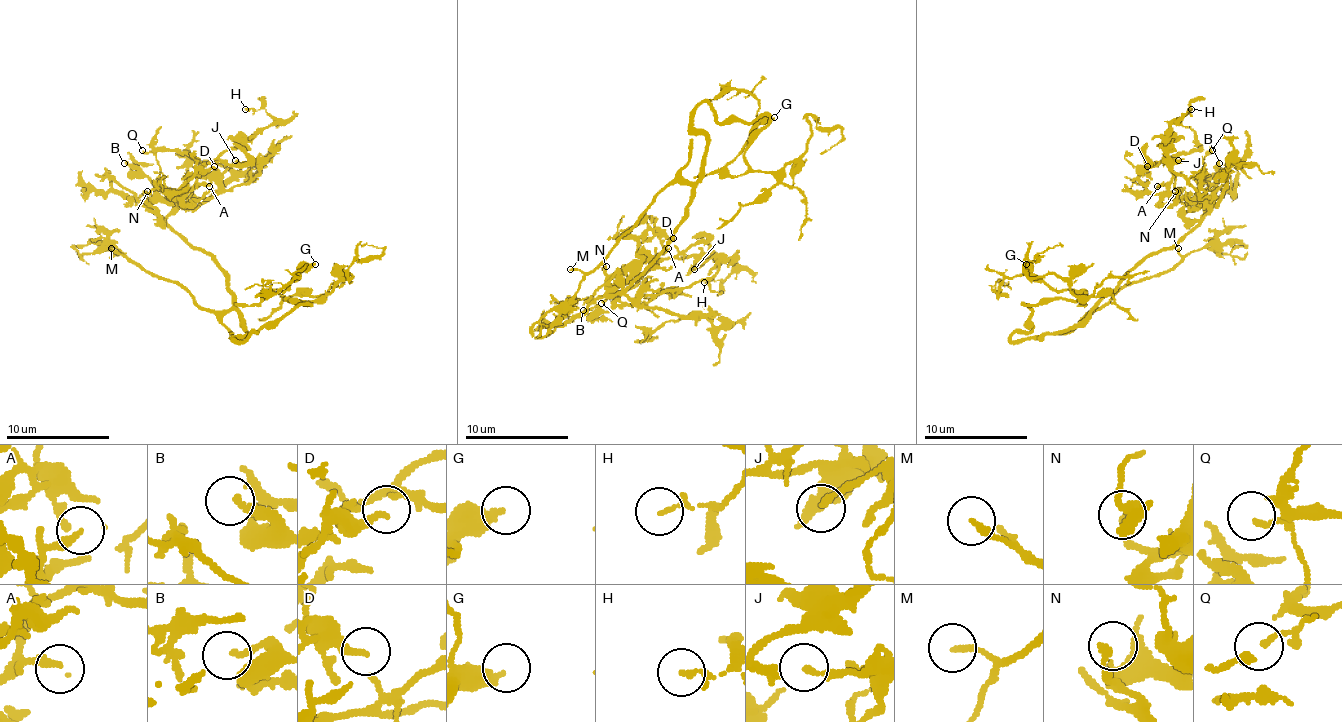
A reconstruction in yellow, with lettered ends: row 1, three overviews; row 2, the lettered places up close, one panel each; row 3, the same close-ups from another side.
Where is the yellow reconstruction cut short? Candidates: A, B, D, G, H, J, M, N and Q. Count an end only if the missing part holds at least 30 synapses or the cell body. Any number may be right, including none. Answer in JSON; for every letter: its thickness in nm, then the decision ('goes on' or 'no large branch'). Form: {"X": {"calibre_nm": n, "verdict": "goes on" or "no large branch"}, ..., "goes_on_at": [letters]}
{"A": {"calibre_nm": 200, "verdict": "no large branch"}, "B": {"calibre_nm": 200, "verdict": "no large branch"}, "D": {"calibre_nm": 160, "verdict": "no large branch"}, "G": {"calibre_nm": 360, "verdict": "no large branch"}, "H": {"calibre_nm": 100, "verdict": "no large branch"}, "J": {"calibre_nm": 170, "verdict": "no large branch"}, "M": {"calibre_nm": 180, "verdict": "goes on"}, "N": {"calibre_nm": 180, "verdict": "no large branch"}, "Q": {"calibre_nm": 160, "verdict": "no large branch"}, "goes_on_at": ["M"]}

